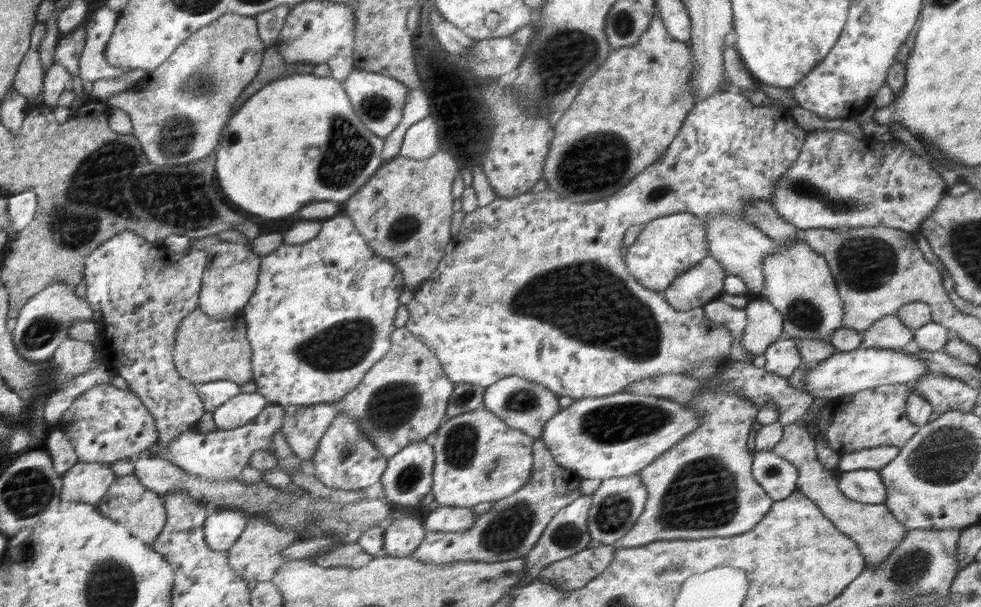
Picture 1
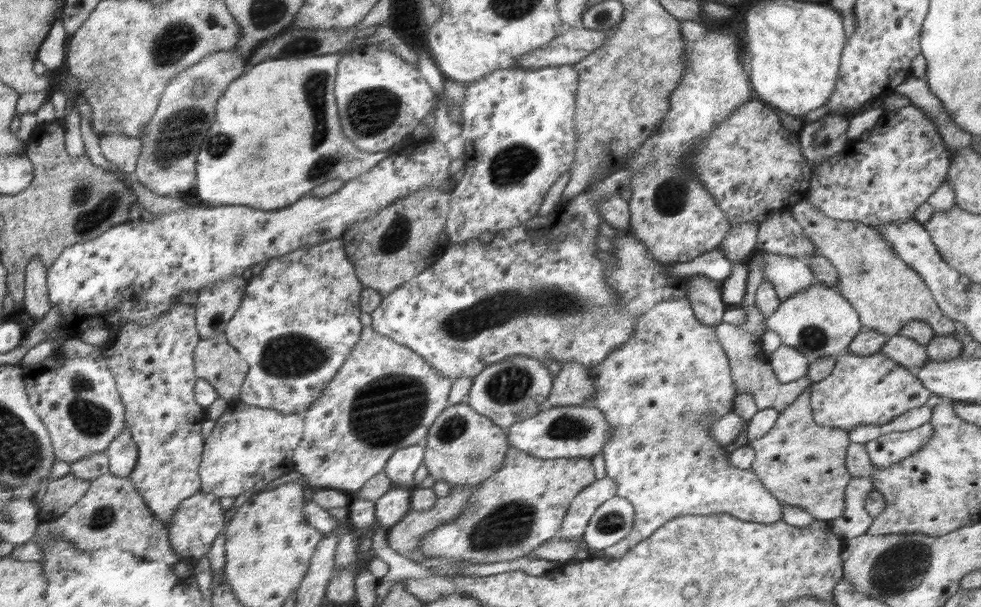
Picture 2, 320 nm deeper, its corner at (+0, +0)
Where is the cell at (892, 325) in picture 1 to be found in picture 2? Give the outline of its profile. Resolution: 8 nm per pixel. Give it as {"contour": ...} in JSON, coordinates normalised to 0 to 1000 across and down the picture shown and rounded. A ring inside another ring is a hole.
{"contour":[[[917,550],[905,555],[897,580],[929,613],[936,611],[947,593],[944,568]]]}

